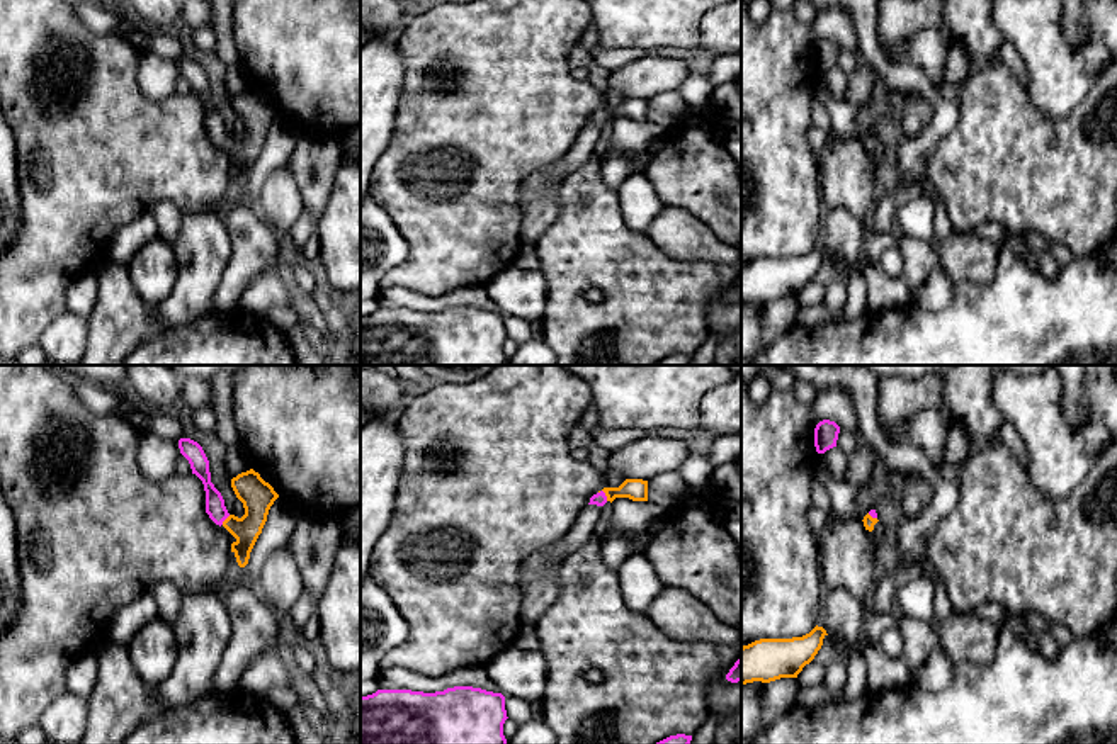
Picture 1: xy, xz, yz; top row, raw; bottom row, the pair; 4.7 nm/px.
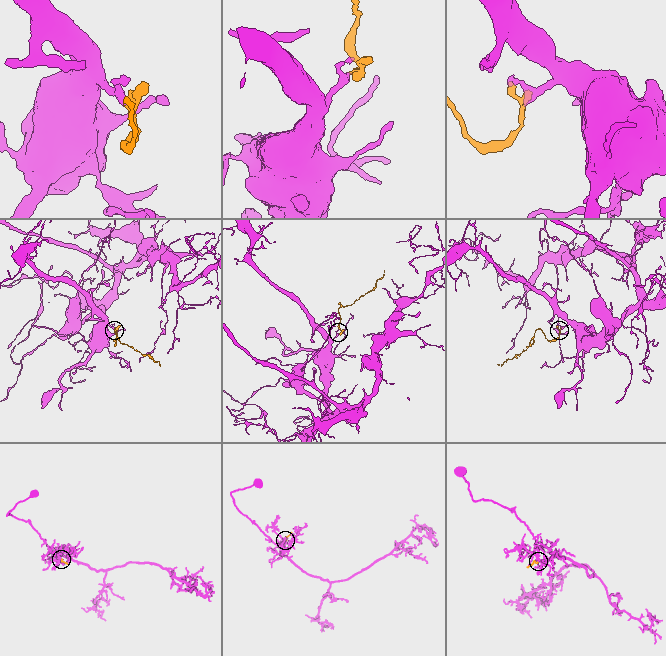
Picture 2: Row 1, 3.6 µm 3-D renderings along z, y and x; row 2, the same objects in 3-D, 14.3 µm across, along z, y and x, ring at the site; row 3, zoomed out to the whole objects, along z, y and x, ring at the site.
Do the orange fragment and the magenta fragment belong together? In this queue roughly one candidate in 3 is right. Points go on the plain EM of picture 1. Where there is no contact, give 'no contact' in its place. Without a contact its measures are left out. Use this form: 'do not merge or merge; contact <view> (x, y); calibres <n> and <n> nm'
merge; contact xz (606, 114); calibres 110 and 60 nm

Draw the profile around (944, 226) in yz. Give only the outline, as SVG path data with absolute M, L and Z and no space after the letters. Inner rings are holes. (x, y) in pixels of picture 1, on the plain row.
M938 200L935 202L935 217L933 217L933 238L945 240L955 231L952 216L947 212L945 206Z

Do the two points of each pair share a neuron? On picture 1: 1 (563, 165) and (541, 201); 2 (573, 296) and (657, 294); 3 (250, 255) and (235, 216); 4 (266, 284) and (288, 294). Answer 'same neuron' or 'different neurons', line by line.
1: same neuron
2: same neuron
3: same neuron
4: same neuron

